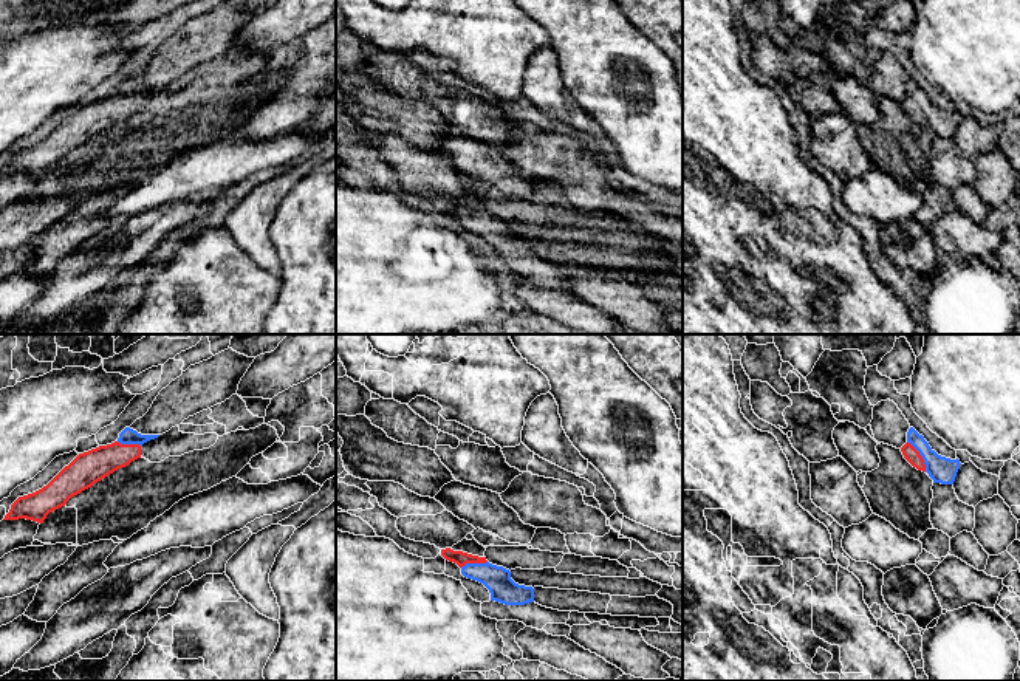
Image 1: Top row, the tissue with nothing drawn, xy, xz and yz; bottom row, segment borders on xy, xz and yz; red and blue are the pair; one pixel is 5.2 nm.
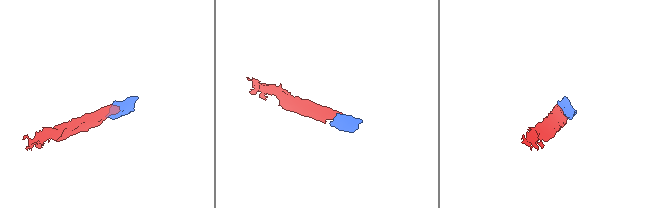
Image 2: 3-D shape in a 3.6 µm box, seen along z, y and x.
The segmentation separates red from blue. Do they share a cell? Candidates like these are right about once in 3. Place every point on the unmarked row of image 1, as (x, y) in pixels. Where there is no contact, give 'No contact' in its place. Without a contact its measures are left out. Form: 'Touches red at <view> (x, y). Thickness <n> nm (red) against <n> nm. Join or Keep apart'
Touches red at yz (921, 110). Thickness 80 nm (red) against 140 nm. Join

